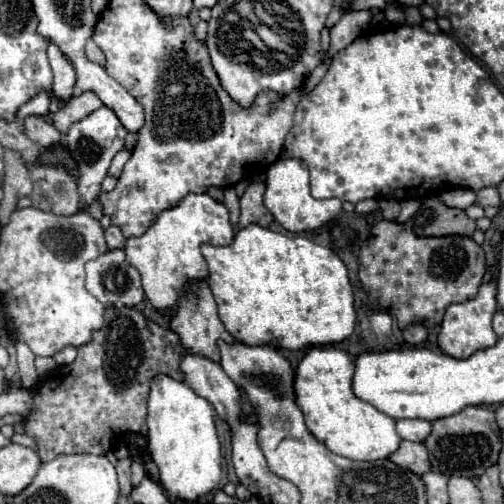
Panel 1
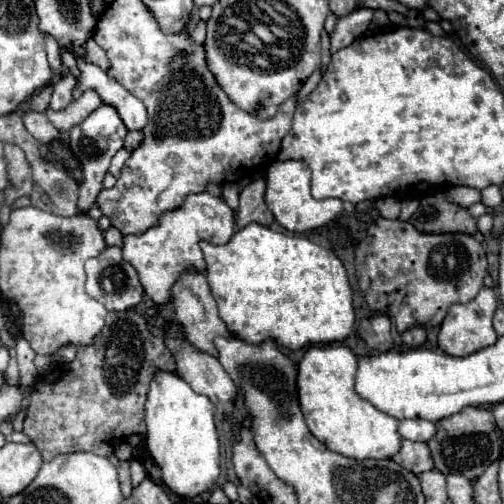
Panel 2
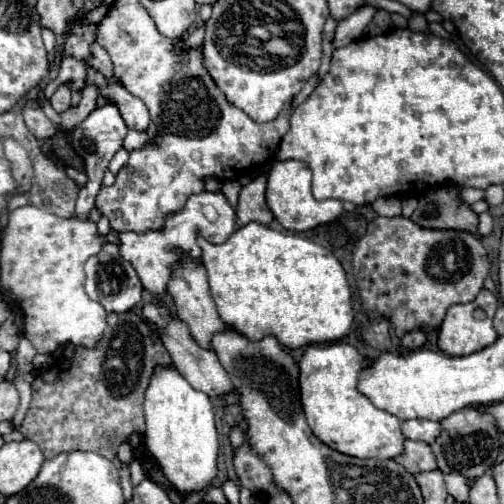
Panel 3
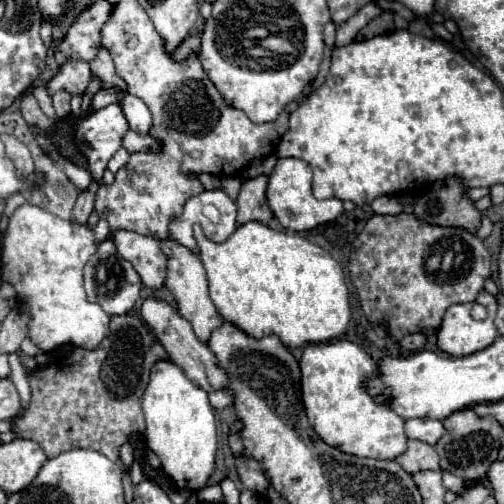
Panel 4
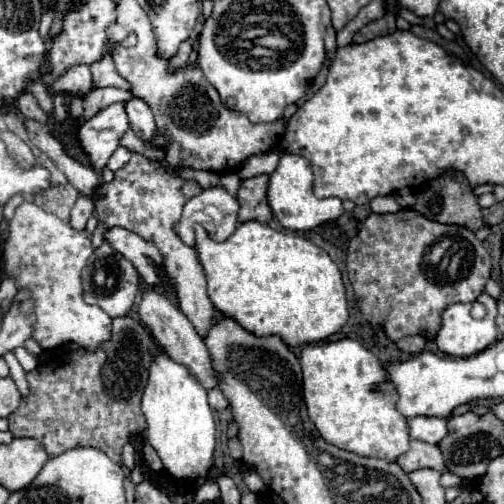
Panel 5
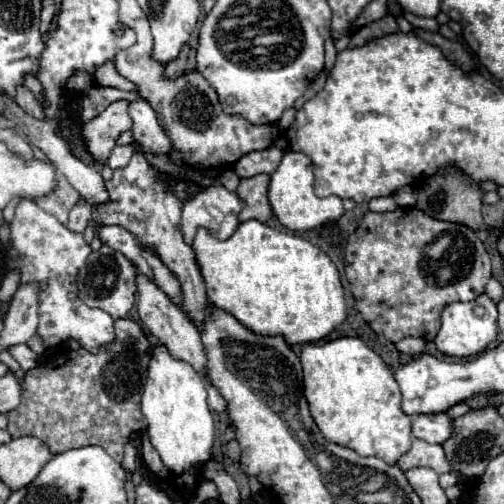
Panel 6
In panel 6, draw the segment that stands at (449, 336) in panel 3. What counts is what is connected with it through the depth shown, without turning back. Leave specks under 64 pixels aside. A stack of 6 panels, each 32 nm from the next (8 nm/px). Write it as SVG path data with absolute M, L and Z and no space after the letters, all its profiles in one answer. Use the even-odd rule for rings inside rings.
M478 296L476 300L472 302L452 302L444 308L442 312L442 328L434 340L438 352L446 354L446 356L456 356L456 358L466 358L466 356L474 356L474 354L480 354L486 350L486 346L490 342L496 340L498 336L498 324L496 324L496 304L486 296ZM480 306L484 310L482 316L476 316L474 314L474 308Z

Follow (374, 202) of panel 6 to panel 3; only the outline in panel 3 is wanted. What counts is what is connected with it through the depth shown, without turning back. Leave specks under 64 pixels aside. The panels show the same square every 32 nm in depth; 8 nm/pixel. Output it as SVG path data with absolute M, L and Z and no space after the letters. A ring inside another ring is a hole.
M389 196L386 199L387 200L378 200L375 203L375 211L377 214L390 218L401 215L401 201L395 196Z

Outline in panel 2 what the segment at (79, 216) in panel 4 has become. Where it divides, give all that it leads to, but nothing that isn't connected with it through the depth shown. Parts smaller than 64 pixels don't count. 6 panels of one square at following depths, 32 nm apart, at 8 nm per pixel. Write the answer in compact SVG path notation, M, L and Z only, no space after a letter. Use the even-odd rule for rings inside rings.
M102 104L84 122L76 124L70 130L70 148L76 154L76 158L82 162L82 174L84 174L84 180L80 184L80 198L78 198L80 214L86 214L90 210L90 206L94 204L98 192L102 190L102 180L104 180L104 174L108 172L110 160L122 148L126 134L128 134L128 130L126 130L122 118L118 116L116 108L108 106L108 104Z

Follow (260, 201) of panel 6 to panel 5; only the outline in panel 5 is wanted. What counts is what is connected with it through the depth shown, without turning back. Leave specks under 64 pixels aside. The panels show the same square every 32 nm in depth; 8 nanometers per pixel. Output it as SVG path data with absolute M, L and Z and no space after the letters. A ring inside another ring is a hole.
M260 174L248 180L242 180L238 188L238 200L240 200L240 222L258 220L268 222L272 218L272 208L266 200L266 188L268 188L268 176Z

